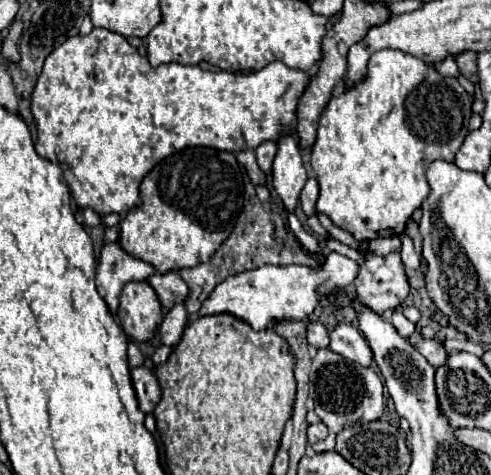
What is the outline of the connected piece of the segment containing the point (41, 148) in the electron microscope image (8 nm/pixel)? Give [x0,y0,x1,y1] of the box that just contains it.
[33,28,309,216]

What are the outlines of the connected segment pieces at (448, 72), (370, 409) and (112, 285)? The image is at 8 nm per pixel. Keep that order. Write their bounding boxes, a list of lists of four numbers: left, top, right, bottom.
[[435,56,459,76],[309,348,383,452],[97,244,155,314]]

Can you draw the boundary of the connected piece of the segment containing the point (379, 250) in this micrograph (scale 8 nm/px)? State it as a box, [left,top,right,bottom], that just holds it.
[369,236,401,254]

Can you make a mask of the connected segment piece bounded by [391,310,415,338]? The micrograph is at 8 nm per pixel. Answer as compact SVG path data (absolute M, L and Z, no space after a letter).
M393 310L393 316L391 316L391 324L395 326L395 330L403 336L403 338L407 338L413 330L415 330L415 324L413 322L409 322L401 312L397 312L397 310Z

